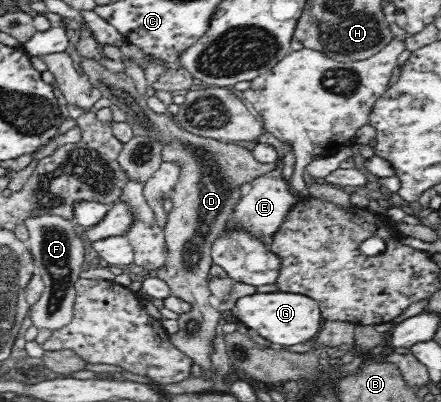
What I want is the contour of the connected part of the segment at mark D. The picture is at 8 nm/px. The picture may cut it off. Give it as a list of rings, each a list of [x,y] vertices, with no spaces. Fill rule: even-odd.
[[[84,61],[82,67],[93,85],[101,90],[102,96],[106,97],[113,104],[117,105],[119,111],[125,113],[125,121],[131,127],[134,136],[150,137],[158,141],[161,146],[161,159],[163,162],[177,164],[179,166],[179,177],[177,183],[168,191],[171,198],[171,211],[169,211],[164,228],[164,238],[166,241],[166,252],[168,258],[164,266],[160,268],[157,277],[165,281],[170,287],[171,296],[178,297],[190,305],[190,310],[185,314],[178,314],[176,320],[179,322],[179,331],[175,335],[169,335],[173,345],[181,350],[185,355],[191,357],[194,363],[202,366],[203,376],[207,379],[214,378],[215,369],[209,359],[211,348],[209,341],[215,333],[215,326],[219,321],[219,310],[214,303],[211,290],[209,289],[209,269],[214,264],[210,251],[212,241],[216,239],[218,233],[225,227],[230,219],[235,205],[241,201],[245,188],[263,173],[269,173],[271,165],[259,163],[250,152],[250,145],[233,142],[222,142],[210,137],[203,137],[179,126],[174,118],[170,118],[168,113],[161,114],[153,112],[147,104],[147,97],[137,90],[135,81],[123,72],[107,71],[96,61]]]

